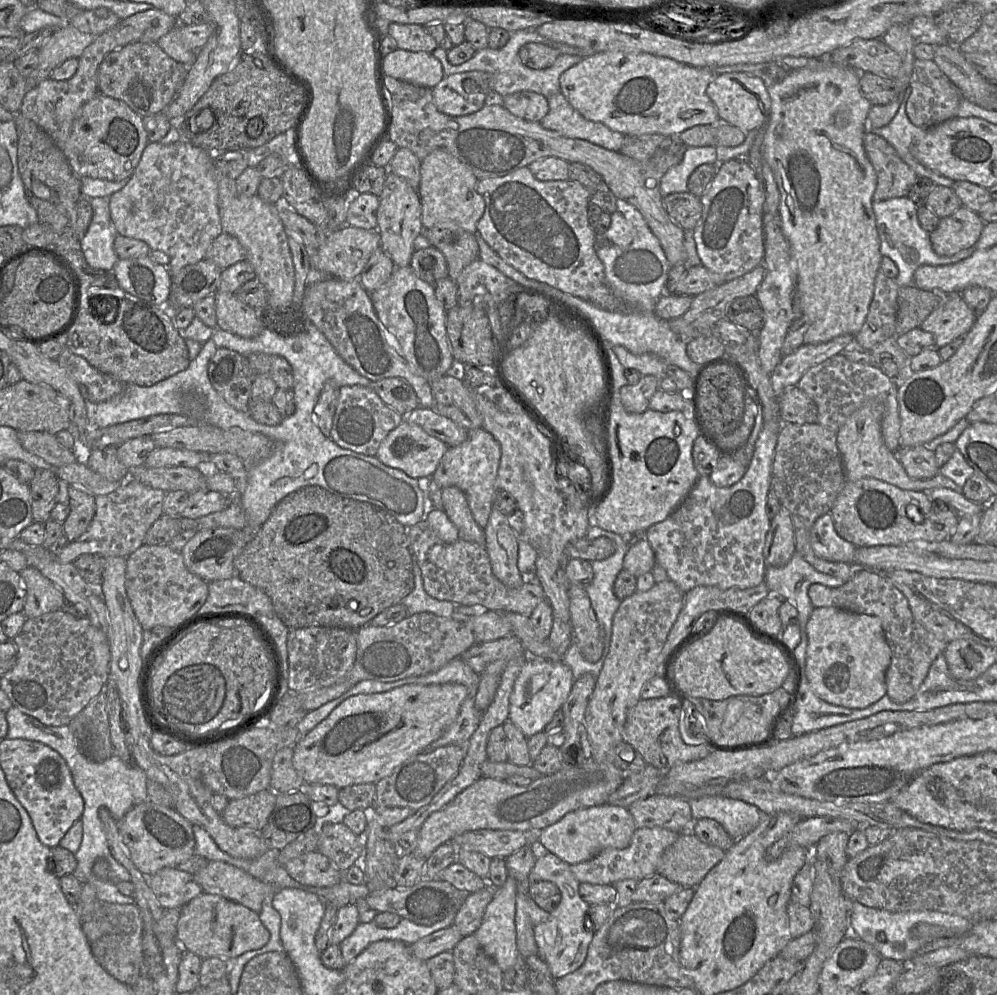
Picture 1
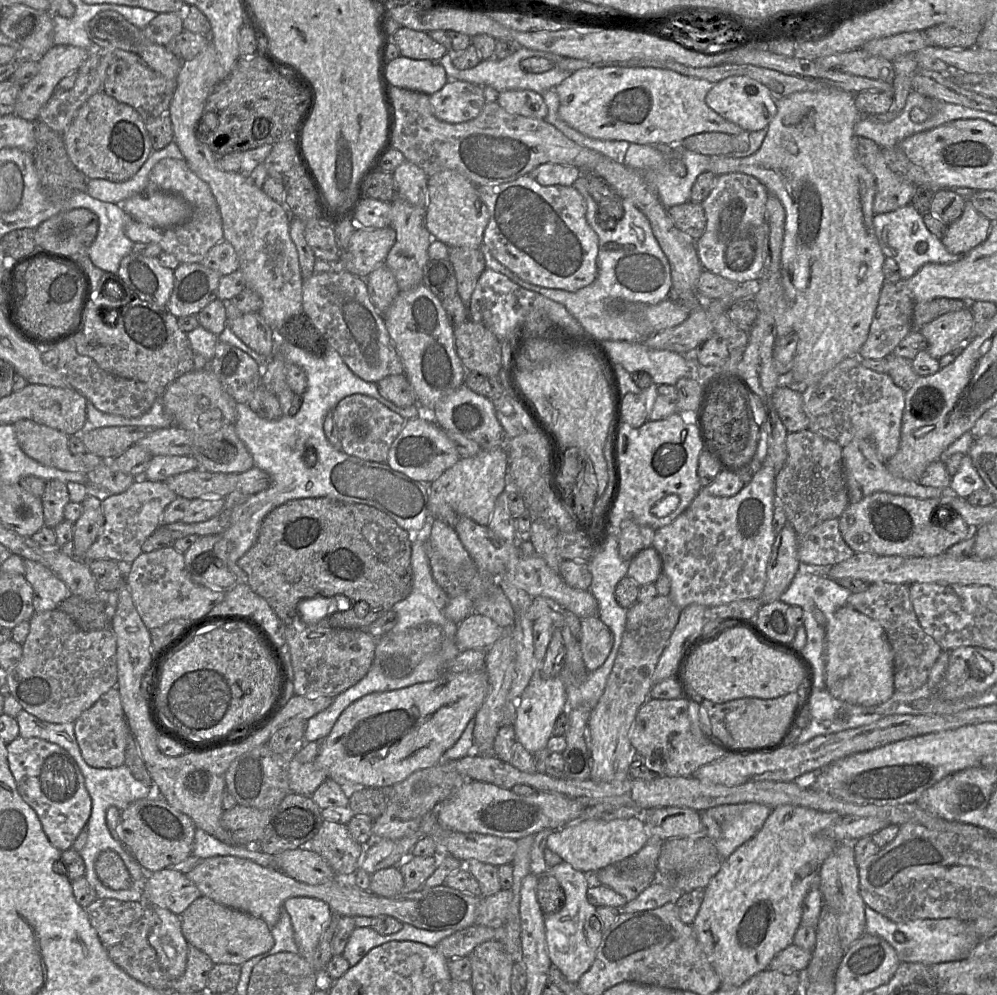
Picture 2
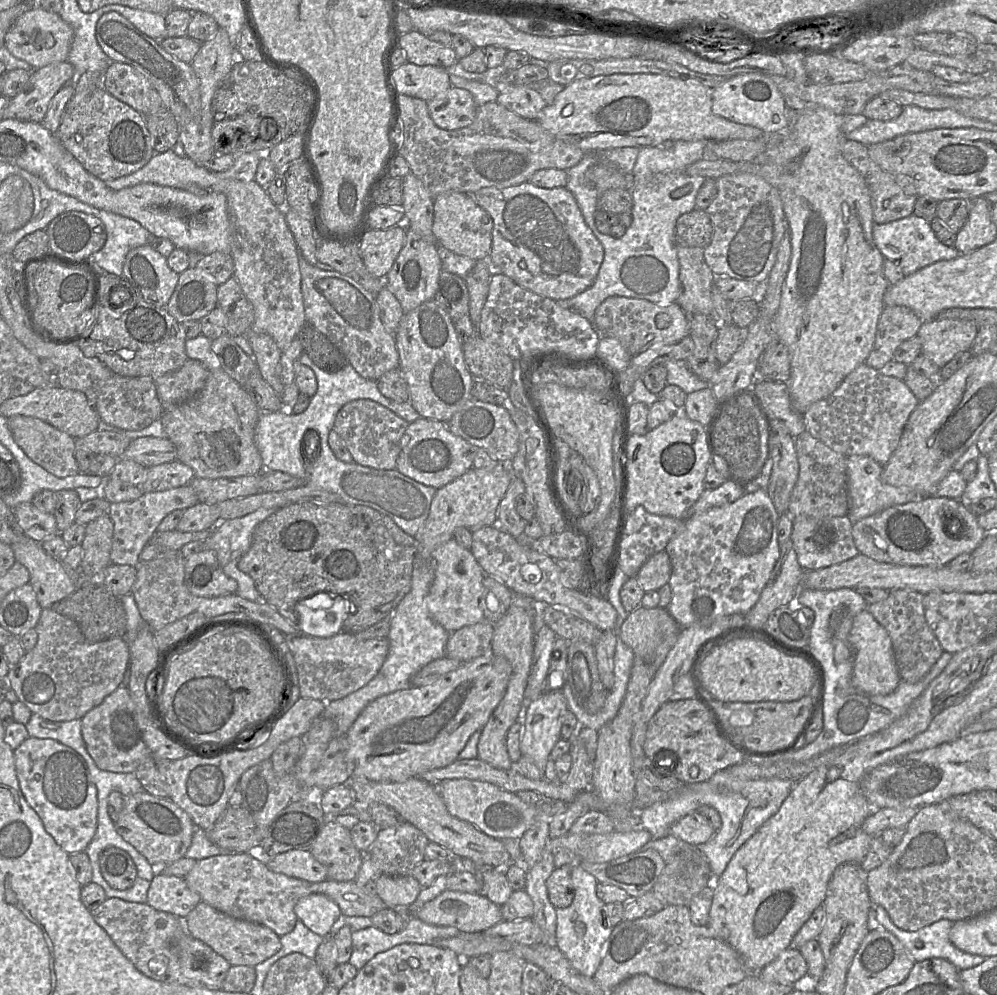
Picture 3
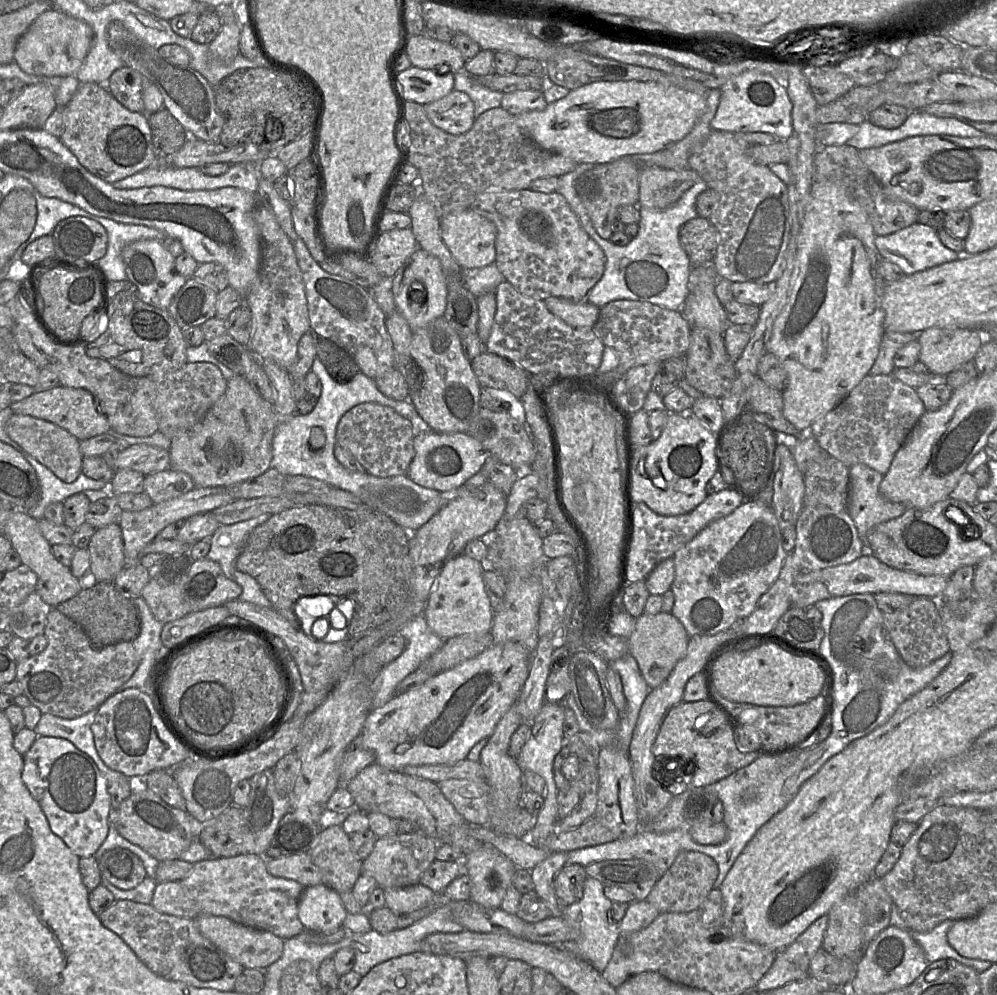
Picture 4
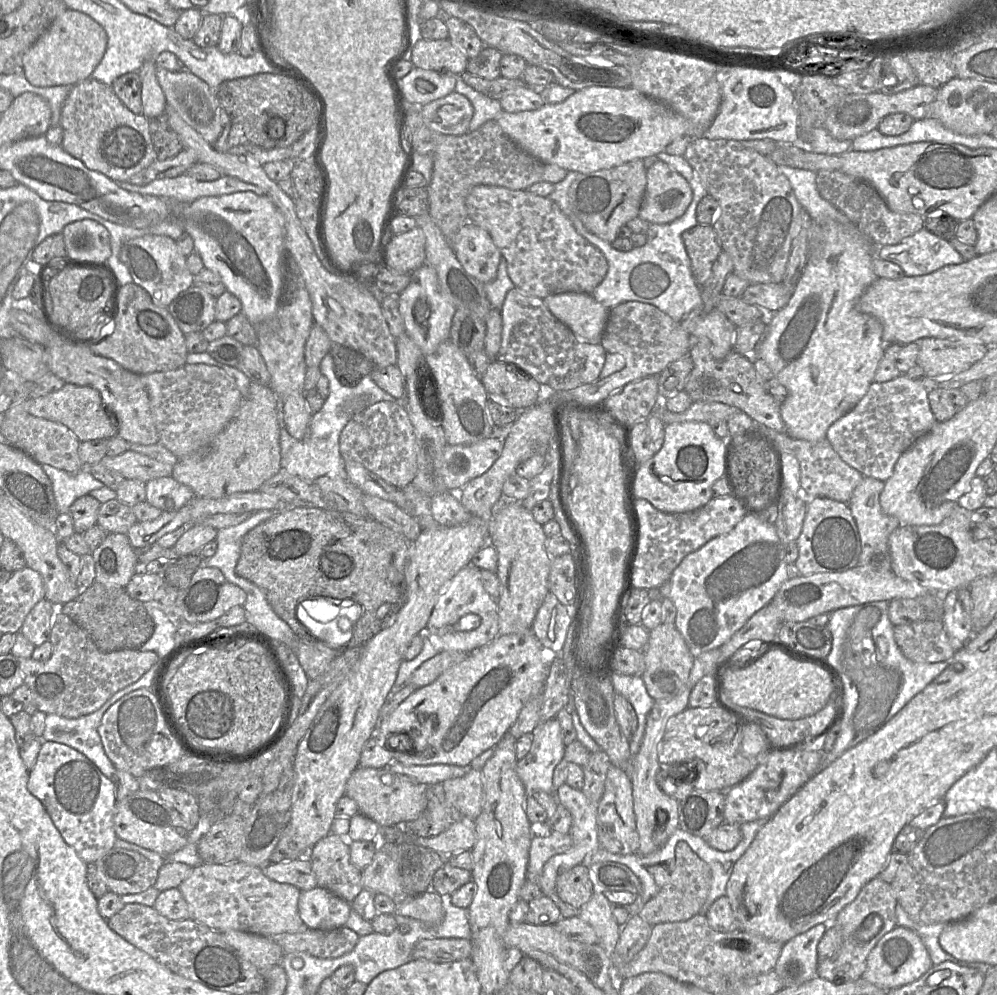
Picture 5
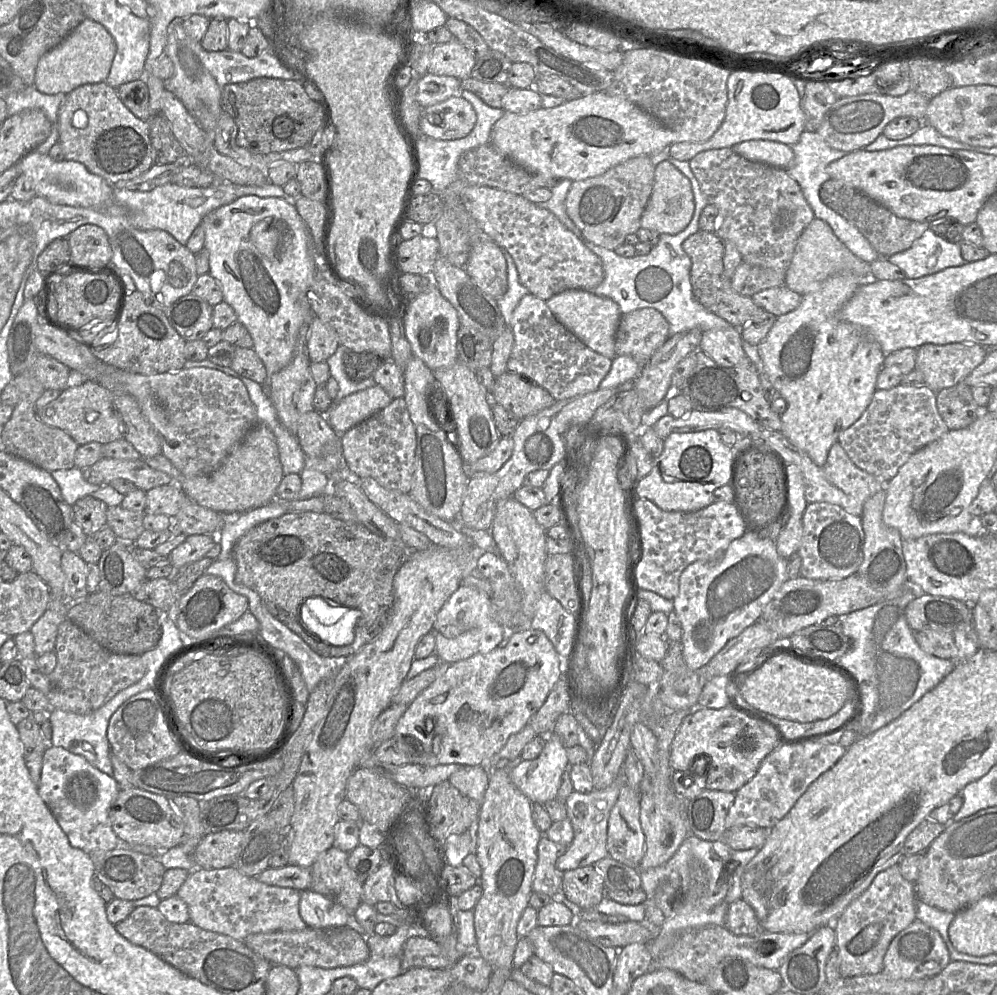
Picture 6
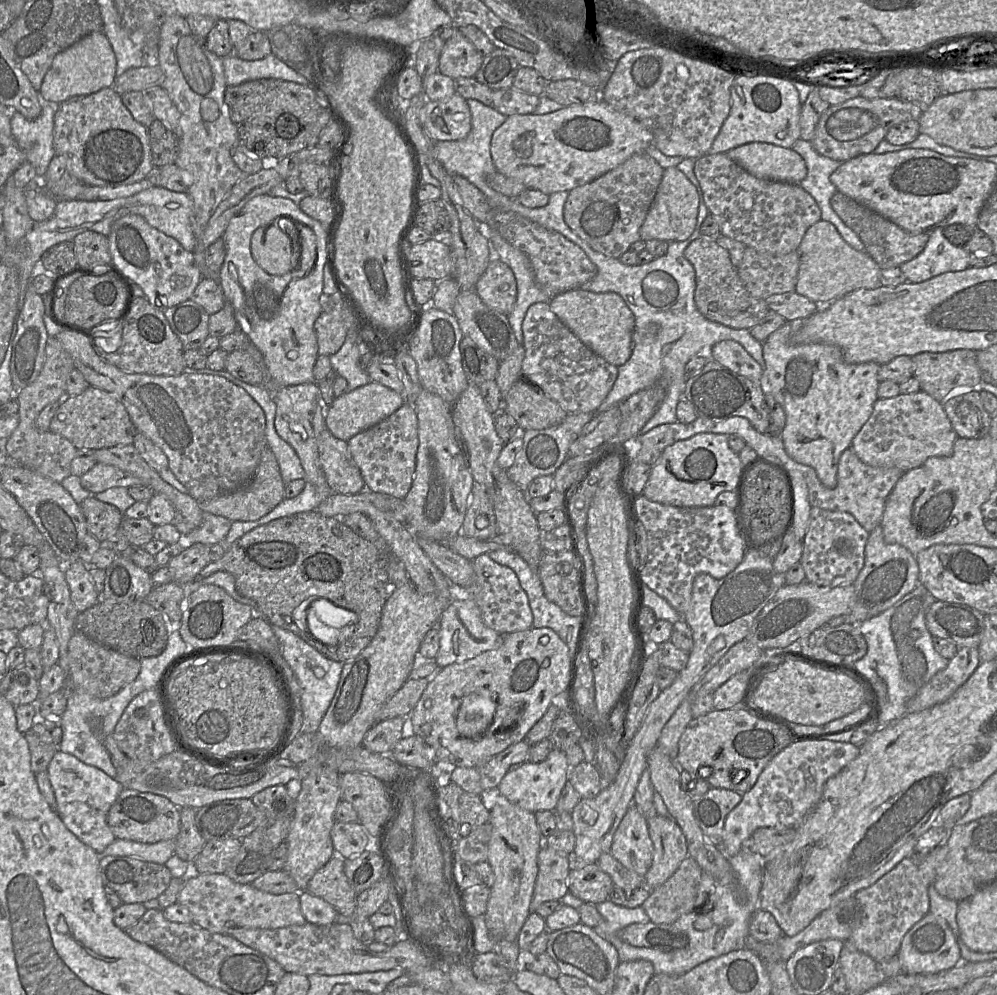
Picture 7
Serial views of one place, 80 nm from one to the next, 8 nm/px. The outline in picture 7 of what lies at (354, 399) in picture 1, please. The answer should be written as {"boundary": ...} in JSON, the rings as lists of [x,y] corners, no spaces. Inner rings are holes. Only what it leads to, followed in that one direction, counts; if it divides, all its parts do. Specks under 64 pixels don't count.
{"boundary":[[[407,403],[386,419],[347,441],[351,456],[365,482],[366,490],[397,499],[405,499],[411,489],[418,444],[417,415],[413,405]]]}

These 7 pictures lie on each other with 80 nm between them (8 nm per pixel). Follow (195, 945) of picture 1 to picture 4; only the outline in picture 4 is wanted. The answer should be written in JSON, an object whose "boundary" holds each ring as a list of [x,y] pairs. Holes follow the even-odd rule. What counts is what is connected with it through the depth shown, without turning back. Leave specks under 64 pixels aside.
{"boundary":[[[199,914],[193,919],[200,933],[212,944],[245,968],[266,969],[277,961],[284,949],[284,940],[264,930],[238,924],[224,916]]]}

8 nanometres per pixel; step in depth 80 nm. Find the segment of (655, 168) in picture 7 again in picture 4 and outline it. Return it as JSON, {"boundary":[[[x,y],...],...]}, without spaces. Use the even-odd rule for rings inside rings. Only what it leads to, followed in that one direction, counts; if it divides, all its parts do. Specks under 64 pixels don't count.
{"boundary":[[[621,158],[596,165],[575,180],[576,194],[586,208],[593,227],[603,239],[610,240],[612,222],[617,219],[622,207],[638,205],[640,171],[635,158]]]}

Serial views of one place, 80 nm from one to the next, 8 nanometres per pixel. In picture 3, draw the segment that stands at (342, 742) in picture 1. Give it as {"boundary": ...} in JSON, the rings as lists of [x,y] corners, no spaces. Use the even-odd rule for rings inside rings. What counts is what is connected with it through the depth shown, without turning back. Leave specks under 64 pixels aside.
{"boundary":[[[487,652],[428,685],[410,687],[373,700],[344,735],[347,755],[355,765],[352,777],[374,782],[404,782],[455,762],[471,735],[481,731],[504,697],[511,673],[511,664],[505,657]]]}

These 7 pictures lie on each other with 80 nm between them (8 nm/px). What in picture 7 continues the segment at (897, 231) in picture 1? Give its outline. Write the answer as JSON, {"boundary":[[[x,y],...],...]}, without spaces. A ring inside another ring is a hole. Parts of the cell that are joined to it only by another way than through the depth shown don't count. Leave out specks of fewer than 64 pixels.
{"boundary":[[[936,228],[929,233],[923,251],[900,265],[899,269],[906,282],[920,283],[946,272],[965,270],[969,266],[969,252],[950,243],[942,228]]]}

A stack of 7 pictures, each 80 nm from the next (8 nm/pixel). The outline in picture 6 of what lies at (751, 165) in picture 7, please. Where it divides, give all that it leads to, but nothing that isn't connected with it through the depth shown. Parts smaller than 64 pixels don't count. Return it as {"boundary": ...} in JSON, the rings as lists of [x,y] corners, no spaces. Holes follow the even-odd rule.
{"boundary":[[[749,140],[731,149],[749,161],[780,169],[790,167],[795,157],[791,146],[768,140]]]}

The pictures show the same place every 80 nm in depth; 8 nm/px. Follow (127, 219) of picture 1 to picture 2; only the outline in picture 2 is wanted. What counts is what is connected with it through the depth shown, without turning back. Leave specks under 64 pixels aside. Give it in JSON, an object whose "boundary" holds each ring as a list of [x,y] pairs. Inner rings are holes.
{"boundary":[[[165,158],[159,161],[150,172],[148,189],[145,191],[179,195],[191,205],[193,214],[184,224],[167,229],[153,228],[133,219],[125,227],[125,234],[134,243],[156,243],[164,253],[174,255],[180,264],[190,264],[201,263],[209,250],[224,239],[216,199],[209,185],[190,169],[185,159]]]}

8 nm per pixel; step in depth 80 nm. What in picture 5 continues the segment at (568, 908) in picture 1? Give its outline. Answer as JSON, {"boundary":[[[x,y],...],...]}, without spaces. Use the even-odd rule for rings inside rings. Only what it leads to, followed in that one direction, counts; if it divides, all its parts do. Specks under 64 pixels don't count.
{"boundary":[[[593,891],[588,902],[578,909],[577,917],[588,923],[597,935],[597,944],[611,957],[619,939],[620,925],[613,916],[613,904],[604,892]]]}

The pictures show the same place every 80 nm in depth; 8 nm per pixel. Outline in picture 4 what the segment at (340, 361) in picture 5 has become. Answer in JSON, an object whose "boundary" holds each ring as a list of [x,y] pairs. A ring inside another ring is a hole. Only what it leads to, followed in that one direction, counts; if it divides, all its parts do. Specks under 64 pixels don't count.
{"boundary":[[[317,337],[316,358],[325,366],[332,378],[338,382],[349,382],[360,372],[353,358],[330,340]]]}

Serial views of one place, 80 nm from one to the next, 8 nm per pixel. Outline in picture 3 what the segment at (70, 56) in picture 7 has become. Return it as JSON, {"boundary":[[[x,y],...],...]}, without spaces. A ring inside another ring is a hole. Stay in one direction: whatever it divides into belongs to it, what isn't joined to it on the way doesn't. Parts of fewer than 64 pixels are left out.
{"boundary":[[[33,6],[19,16],[8,30],[5,35],[5,45],[14,57],[27,62],[32,69],[38,69],[52,63],[66,61],[73,37],[73,28],[59,14],[40,6]]]}

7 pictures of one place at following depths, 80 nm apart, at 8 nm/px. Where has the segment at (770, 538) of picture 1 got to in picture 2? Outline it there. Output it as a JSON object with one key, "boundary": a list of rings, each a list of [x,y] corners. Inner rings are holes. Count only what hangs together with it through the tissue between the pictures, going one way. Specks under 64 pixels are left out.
{"boundary":[[[786,523],[775,536],[766,570],[766,584],[760,596],[761,604],[780,600],[799,570],[797,535],[790,523]]]}

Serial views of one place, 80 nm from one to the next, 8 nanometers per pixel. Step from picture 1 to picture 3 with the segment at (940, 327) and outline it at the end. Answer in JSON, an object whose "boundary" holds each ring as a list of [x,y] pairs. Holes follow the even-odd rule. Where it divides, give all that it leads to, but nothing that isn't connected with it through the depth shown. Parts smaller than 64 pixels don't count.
{"boundary":[[[936,318],[927,321],[918,332],[922,354],[941,369],[955,355],[971,349],[977,332],[978,325],[966,319]]]}

